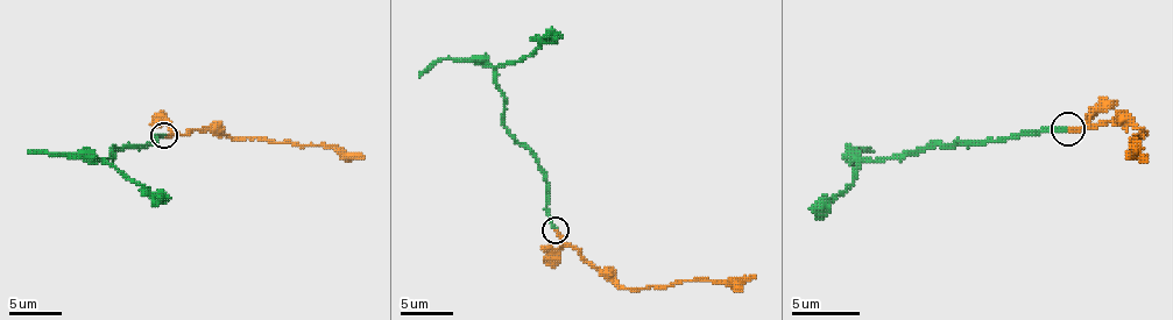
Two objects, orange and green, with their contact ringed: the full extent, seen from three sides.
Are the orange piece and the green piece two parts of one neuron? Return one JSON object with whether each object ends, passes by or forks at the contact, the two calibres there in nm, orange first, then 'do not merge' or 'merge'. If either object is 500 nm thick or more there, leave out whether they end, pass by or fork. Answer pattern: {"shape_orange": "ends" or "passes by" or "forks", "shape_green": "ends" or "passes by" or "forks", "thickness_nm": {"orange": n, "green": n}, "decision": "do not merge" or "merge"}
{"shape_orange": "ends", "shape_green": "ends", "thickness_nm": {"orange": 220, "green": 220}, "decision": "merge"}

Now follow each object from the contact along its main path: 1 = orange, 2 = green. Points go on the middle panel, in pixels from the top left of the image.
1: (555, 230), (626, 289), (755, 275)
2: (555, 227), (546, 206), (544, 170), (504, 125), (496, 69), (530, 56), (544, 43), (555, 43), (563, 35)

